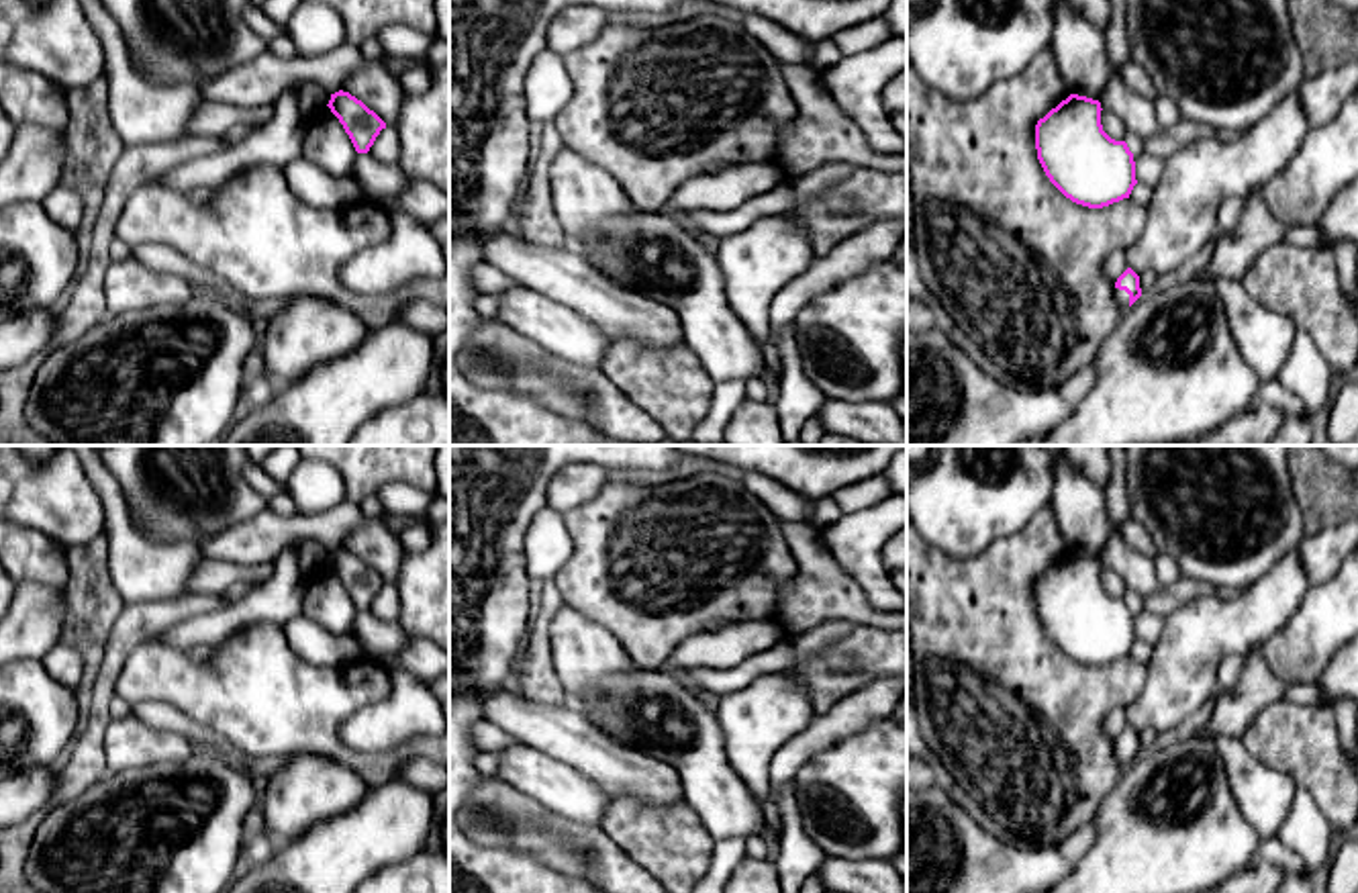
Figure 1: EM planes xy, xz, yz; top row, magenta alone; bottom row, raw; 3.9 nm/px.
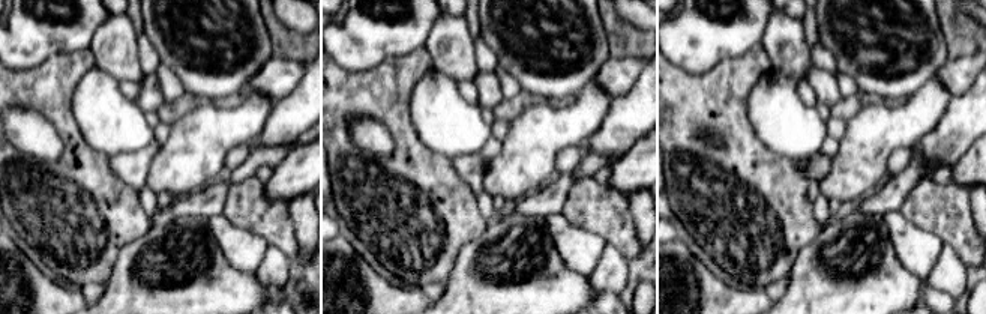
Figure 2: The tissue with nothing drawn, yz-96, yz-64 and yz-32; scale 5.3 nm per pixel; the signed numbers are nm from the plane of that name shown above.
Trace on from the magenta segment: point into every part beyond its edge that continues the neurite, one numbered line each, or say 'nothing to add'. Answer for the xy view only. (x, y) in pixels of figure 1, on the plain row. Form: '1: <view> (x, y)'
nothing to add

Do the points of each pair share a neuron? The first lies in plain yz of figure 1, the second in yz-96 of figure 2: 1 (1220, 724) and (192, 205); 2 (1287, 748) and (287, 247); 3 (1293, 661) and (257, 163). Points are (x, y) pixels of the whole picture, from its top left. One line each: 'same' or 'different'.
1: same
2: same
3: different

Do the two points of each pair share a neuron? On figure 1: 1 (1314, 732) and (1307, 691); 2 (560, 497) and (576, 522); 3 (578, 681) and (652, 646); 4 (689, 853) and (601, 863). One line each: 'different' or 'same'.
1: different
2: different
3: different
4: different

